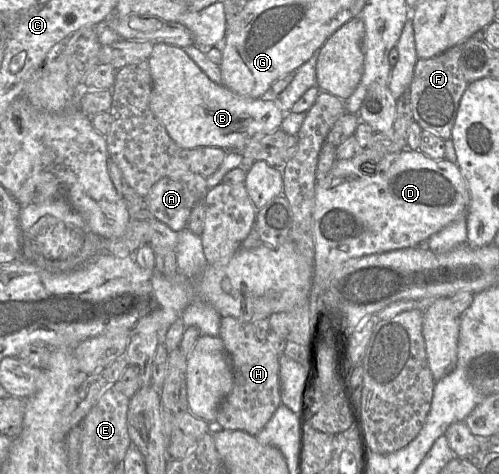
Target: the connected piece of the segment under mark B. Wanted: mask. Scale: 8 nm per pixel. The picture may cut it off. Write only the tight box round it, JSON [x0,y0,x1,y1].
[148,44,284,149]

